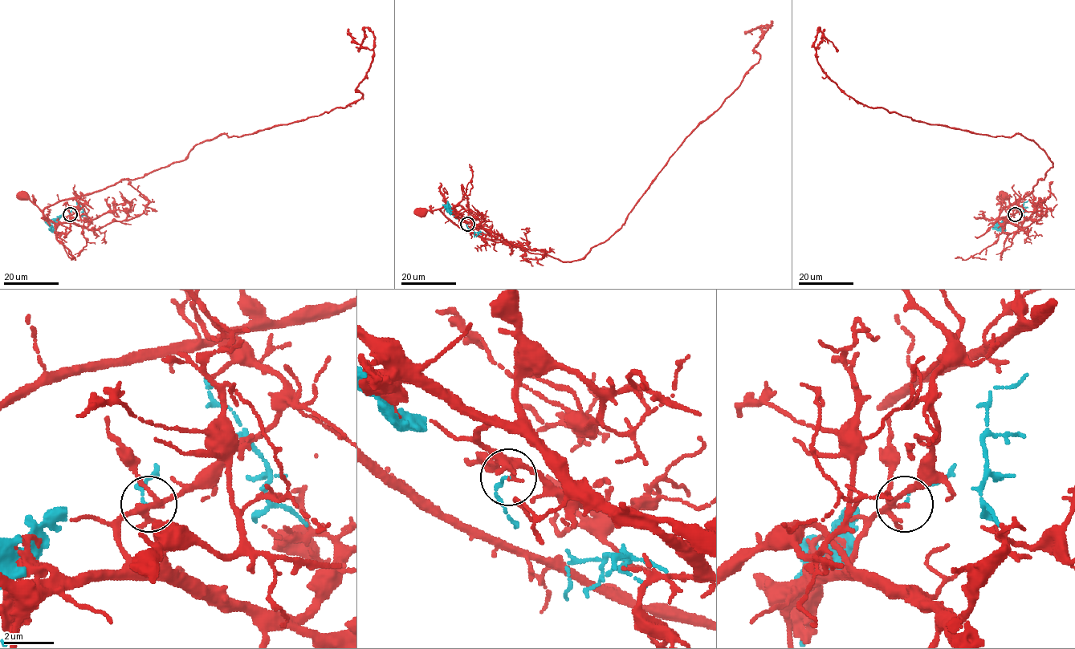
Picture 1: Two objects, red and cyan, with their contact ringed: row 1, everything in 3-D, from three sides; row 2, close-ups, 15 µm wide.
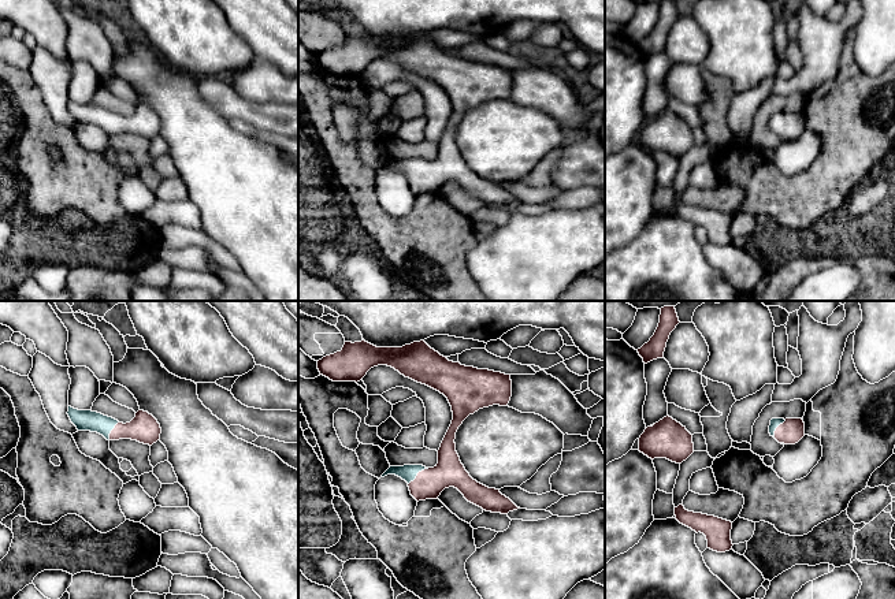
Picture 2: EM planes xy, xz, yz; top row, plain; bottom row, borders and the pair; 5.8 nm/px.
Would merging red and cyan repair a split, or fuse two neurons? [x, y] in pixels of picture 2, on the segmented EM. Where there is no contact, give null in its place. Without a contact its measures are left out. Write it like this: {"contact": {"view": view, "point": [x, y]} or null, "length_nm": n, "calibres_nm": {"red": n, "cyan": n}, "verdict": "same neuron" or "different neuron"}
{"contact": {"view": "xz", "point": [418, 473]}, "length_nm": 160, "calibres_nm": {"red": 180, "cyan": 100}, "verdict": "different neuron"}

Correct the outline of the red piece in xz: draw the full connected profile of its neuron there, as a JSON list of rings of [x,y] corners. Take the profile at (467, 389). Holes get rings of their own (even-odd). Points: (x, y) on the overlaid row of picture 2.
[[[364,339],[345,342],[341,351],[317,361],[320,375],[333,382],[357,383],[378,365],[391,367],[405,377],[439,391],[452,406],[453,420],[438,450],[438,464],[419,472],[408,484],[411,495],[417,502],[438,499],[445,488],[454,487],[468,502],[486,511],[508,514],[520,509],[500,490],[474,480],[461,464],[454,443],[458,427],[469,414],[509,403],[510,375],[449,361],[424,341],[402,347],[376,347]]]

